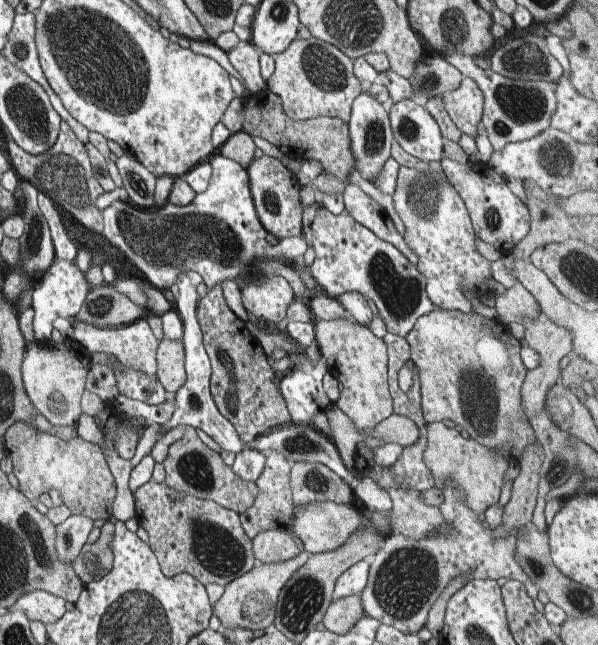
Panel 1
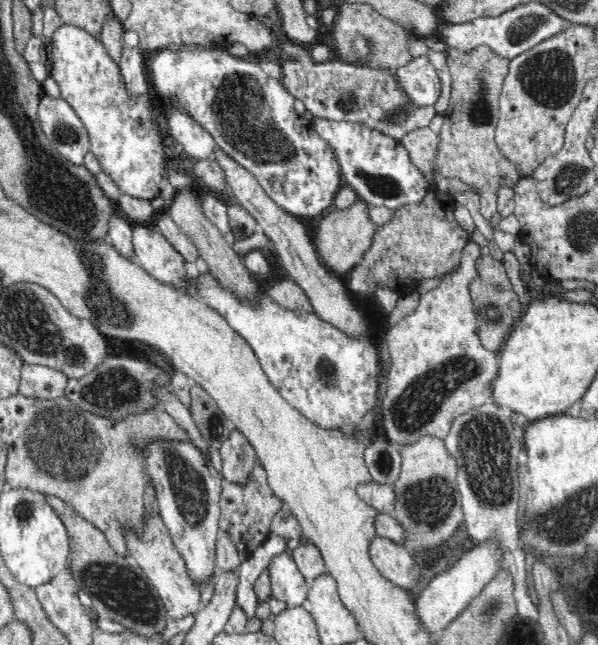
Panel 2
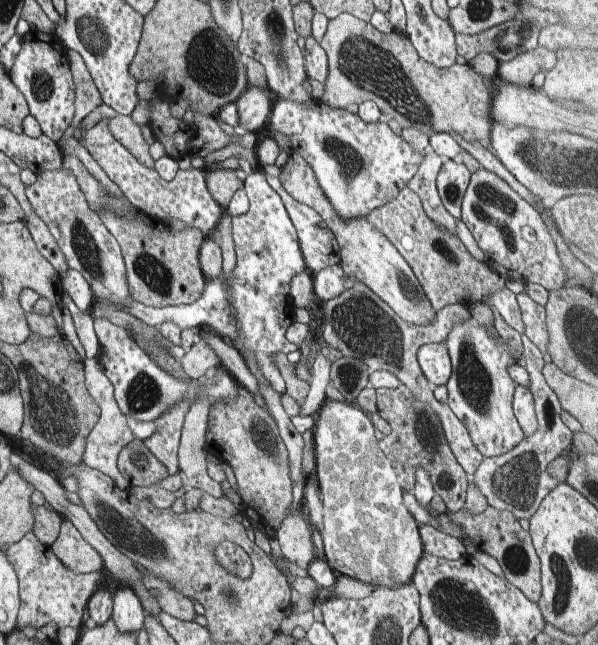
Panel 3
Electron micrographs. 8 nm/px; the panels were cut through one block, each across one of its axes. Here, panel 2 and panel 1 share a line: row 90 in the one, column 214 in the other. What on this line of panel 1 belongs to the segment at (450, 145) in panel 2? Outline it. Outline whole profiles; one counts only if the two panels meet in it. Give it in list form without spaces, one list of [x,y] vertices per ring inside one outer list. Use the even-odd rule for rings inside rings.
[[[187,426],[184,438],[170,445],[163,465],[166,472],[165,483],[174,490],[199,499],[213,500],[238,514],[248,510],[258,496],[255,481],[240,478],[231,465],[225,464],[224,454],[210,449],[192,427]]]

